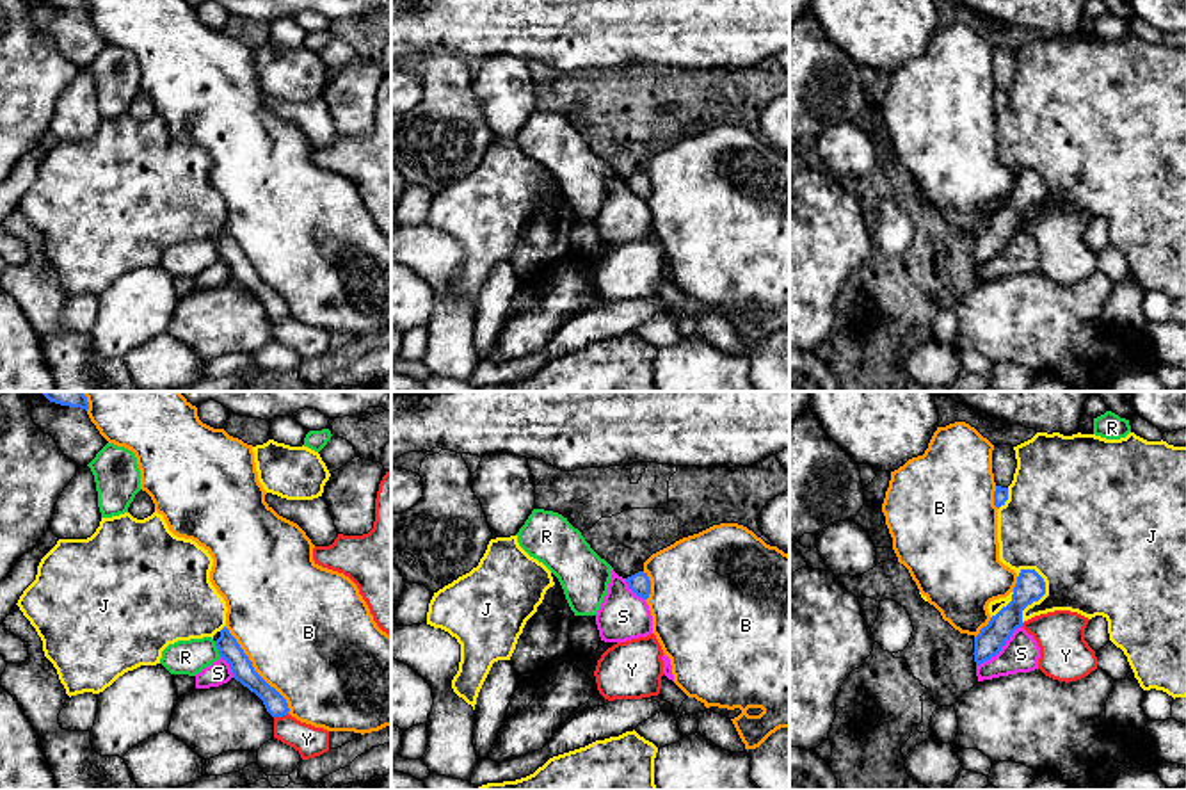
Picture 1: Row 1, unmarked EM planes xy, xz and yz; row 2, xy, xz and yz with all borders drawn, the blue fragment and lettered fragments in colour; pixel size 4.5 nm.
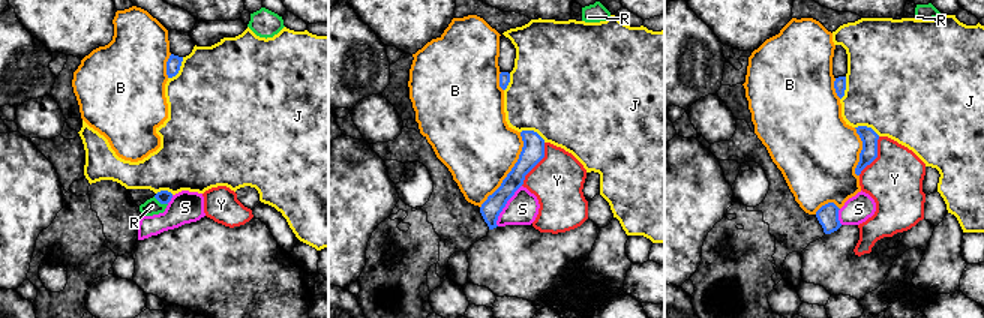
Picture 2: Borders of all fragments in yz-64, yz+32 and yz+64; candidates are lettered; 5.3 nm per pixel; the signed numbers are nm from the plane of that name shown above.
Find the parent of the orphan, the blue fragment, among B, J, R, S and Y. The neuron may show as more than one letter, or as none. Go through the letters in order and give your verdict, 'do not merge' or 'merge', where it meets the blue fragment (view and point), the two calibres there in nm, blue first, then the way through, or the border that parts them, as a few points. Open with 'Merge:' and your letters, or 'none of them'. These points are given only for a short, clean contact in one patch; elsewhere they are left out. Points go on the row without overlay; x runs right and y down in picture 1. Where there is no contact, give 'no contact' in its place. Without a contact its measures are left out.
Merge: none of them
B: do not merge; meets blue in xy at (253, 271); 100 nm thick on the blue side, 480 nm on the other
J: do not merge; meets blue in yz at (1041, 198); 130 nm thick on the blue side, 420 nm on the other
R: do not merge; meets blue in xy at (217, 249); 100 nm thick on the blue side, 160 nm on the other
S: do not merge; meets blue in yz at (1000, 251); 120 nm thick on the blue side, 170 nm on the other; border along yz (1021, 226), (994, 257), (977, 267)
Y: do not merge; meets blue in xy at (280, 317); 100 nm thick on the blue side, 140 nm on the other

